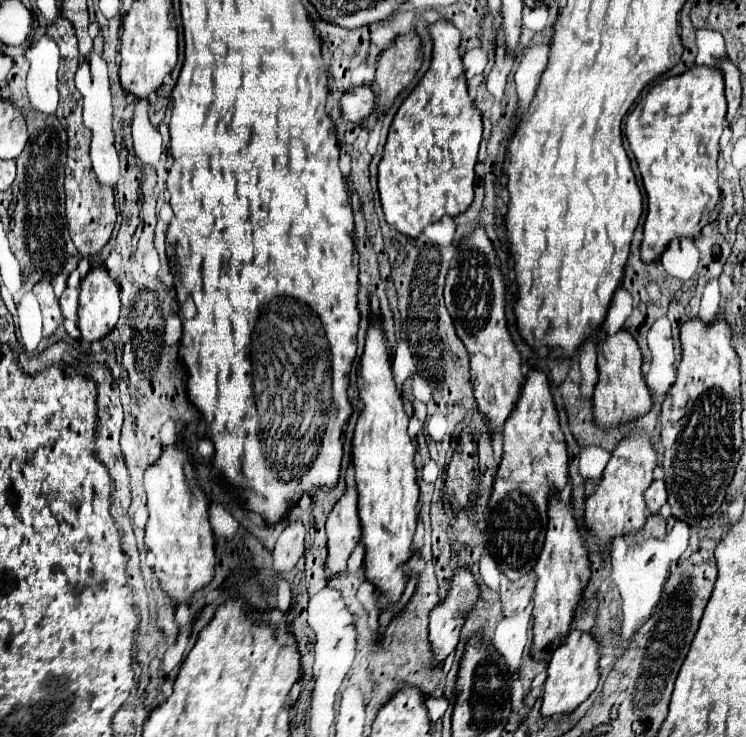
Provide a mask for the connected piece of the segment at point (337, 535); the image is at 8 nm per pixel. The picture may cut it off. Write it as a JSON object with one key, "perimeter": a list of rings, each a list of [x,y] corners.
{"perimeter":[[[347,486],[343,498],[333,506],[327,518],[329,536],[329,556],[327,556],[327,576],[333,576],[347,566],[347,558],[361,538],[361,520],[357,512],[357,488]]]}

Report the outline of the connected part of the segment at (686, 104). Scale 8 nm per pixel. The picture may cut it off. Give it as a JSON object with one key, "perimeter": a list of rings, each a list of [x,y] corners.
{"perimeter":[[[695,66],[681,76],[671,76],[665,78],[665,82],[655,84],[649,90],[649,94],[627,116],[625,136],[637,158],[649,202],[643,226],[643,242],[641,242],[643,262],[653,262],[655,258],[659,258],[673,238],[681,236],[695,238],[703,228],[709,210],[715,208],[719,200],[719,188],[717,188],[719,138],[723,132],[725,114],[727,114],[727,100],[723,92],[723,74],[717,68]]]}

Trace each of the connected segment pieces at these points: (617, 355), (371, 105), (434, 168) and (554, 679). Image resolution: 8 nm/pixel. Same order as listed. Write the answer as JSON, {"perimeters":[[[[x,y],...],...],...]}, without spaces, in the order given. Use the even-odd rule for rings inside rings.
{"perimeters":[[[[621,328],[613,336],[603,336],[597,340],[597,370],[599,380],[595,384],[593,404],[595,404],[595,422],[599,426],[617,426],[619,422],[627,422],[631,418],[637,418],[651,408],[651,394],[641,374],[641,350],[637,346],[637,340],[633,334],[625,328]]],[[[357,86],[351,88],[349,92],[343,94],[341,98],[341,110],[343,116],[351,122],[361,122],[367,116],[371,116],[371,112],[377,106],[377,98],[371,90],[371,86]]],[[[439,20],[429,26],[433,38],[433,62],[429,72],[413,88],[413,92],[399,106],[385,144],[383,158],[379,162],[379,194],[385,220],[401,234],[417,238],[425,226],[441,220],[443,216],[455,218],[465,212],[473,202],[475,164],[481,144],[481,114],[467,94],[461,56],[457,52],[461,32],[447,20]]],[[[571,630],[567,640],[561,642],[561,646],[553,652],[547,668],[549,676],[543,686],[543,704],[541,714],[543,716],[559,716],[563,712],[575,710],[583,700],[591,696],[599,682],[599,642],[591,632]]]]}

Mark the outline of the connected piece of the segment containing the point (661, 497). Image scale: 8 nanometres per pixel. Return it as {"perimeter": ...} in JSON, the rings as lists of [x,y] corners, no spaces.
{"perimeter":[[[655,480],[647,490],[645,490],[645,502],[647,508],[657,514],[661,510],[661,506],[667,502],[667,488],[663,480]]]}

